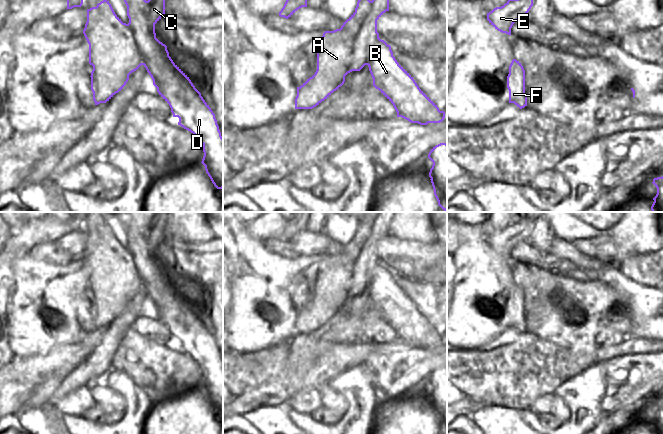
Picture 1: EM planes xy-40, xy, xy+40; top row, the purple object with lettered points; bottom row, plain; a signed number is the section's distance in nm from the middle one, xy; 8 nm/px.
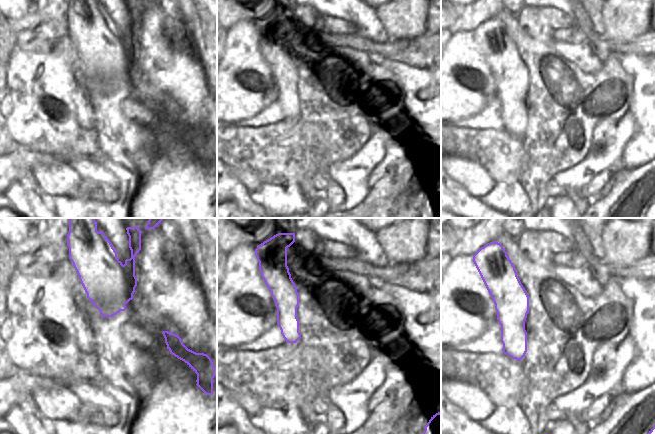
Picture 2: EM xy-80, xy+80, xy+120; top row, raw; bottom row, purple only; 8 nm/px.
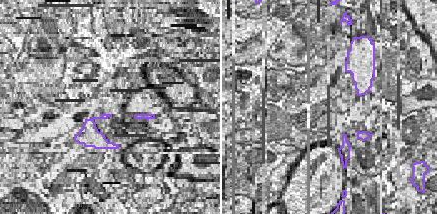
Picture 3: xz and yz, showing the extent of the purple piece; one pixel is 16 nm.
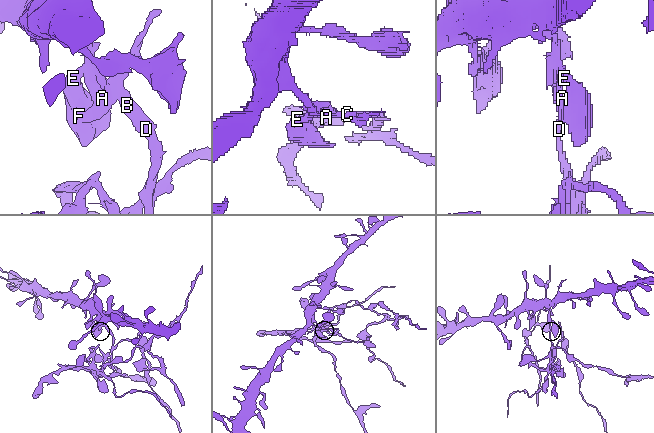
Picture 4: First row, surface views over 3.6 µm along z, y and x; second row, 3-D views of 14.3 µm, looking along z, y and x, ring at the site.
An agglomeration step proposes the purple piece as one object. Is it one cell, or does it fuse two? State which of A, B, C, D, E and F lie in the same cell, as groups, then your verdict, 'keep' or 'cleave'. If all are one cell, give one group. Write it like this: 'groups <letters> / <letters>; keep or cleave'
groups A B C D / E F; cleave

